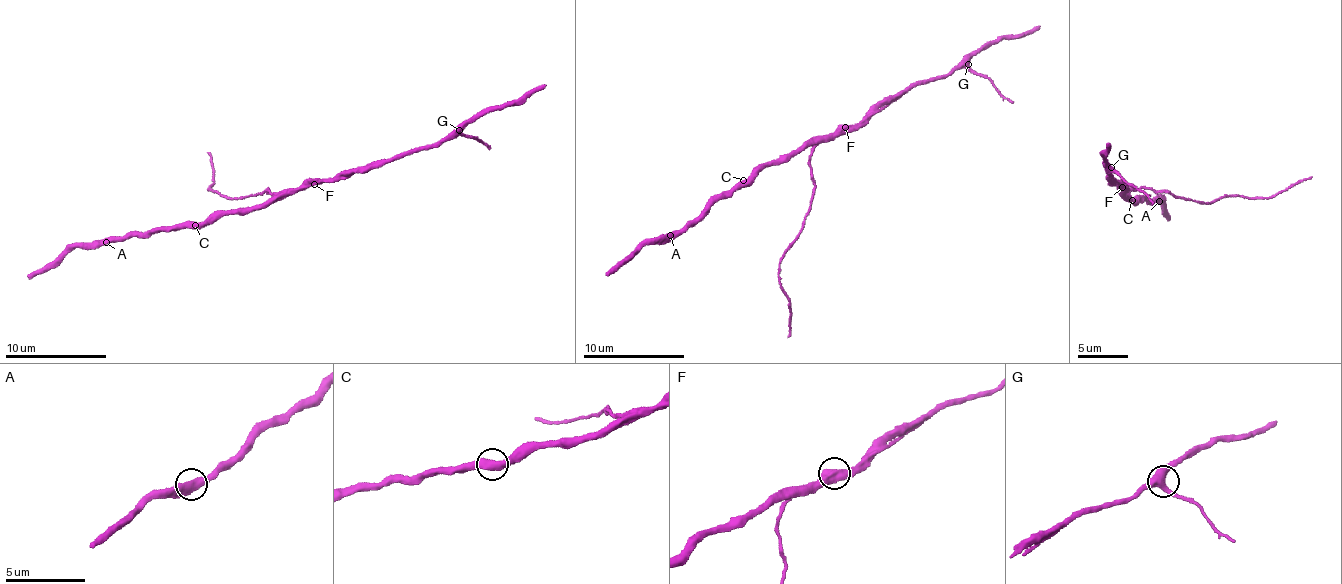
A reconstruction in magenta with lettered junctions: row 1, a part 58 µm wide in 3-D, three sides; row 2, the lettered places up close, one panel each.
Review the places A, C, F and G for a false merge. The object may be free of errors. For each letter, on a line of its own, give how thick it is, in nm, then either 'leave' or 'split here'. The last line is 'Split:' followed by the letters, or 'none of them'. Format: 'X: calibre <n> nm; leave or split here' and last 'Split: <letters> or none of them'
A: calibre 500 nm; leave
C: calibre 500 nm; leave
F: calibre 550 nm; leave
G: calibre 440 nm; leave
Split: none of them

